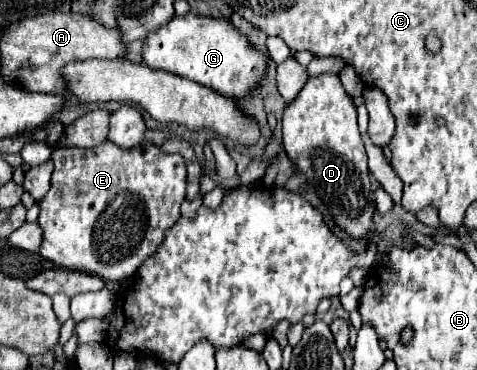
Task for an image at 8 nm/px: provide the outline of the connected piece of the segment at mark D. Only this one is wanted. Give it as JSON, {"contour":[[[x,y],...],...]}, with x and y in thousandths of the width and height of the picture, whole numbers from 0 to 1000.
{"contour":[[[673,200],[673,205],[648,211],[635,243],[623,254],[623,265],[610,281],[602,281],[593,303],[593,400],[602,422],[618,438],[618,449],[635,465],[635,476],[644,481],[644,497],[677,541],[698,600],[719,627],[727,627],[736,643],[757,649],[765,665],[795,665],[803,654],[803,638],[782,611],[786,541],[774,497],[765,389],[748,351],[748,286],[740,281],[736,259],[723,249],[711,216],[711,200]]]}

